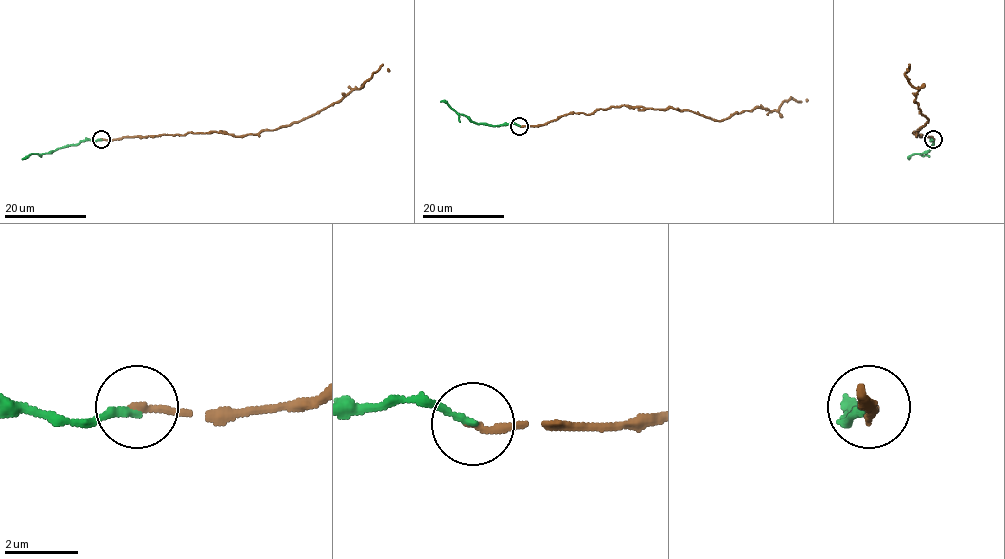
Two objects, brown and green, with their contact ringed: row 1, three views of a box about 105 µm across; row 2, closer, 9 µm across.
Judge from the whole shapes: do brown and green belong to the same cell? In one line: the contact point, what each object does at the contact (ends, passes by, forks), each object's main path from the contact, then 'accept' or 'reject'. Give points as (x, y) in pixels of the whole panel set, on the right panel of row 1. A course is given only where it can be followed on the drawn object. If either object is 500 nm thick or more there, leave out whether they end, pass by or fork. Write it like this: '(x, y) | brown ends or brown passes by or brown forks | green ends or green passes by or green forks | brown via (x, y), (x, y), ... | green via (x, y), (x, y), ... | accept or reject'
(933, 139) | brown ends | green ends | brown via (933, 139), (912, 133), (916, 136), (928, 119), (915, 102), (917, 89), (905, 77), (907, 71) | green via (933, 139), (931, 148), (922, 154), (912, 154), (909, 159) | accept

